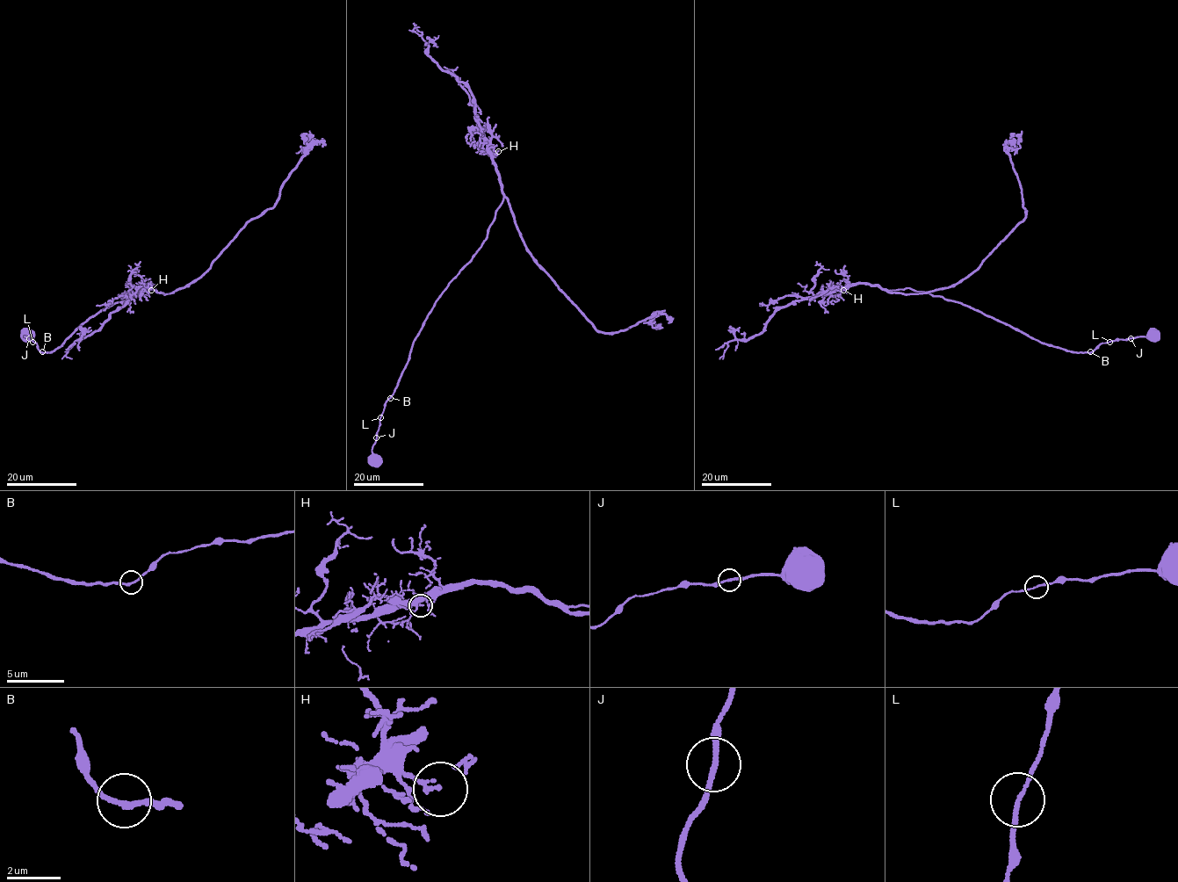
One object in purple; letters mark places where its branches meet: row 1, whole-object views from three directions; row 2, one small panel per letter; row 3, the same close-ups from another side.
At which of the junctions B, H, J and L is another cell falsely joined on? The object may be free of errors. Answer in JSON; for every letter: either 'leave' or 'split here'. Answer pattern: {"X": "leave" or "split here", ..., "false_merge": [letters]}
{"B": "leave", "H": "leave", "J": "leave", "L": "leave", "false_merge": []}

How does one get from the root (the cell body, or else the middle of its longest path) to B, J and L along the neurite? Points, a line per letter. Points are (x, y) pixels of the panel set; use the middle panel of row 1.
B: (374, 459), (372, 447), (384, 404), (390, 398)
J: (374, 459), (372, 447), (376, 438)
L: (374, 459), (372, 447), (380, 417)

